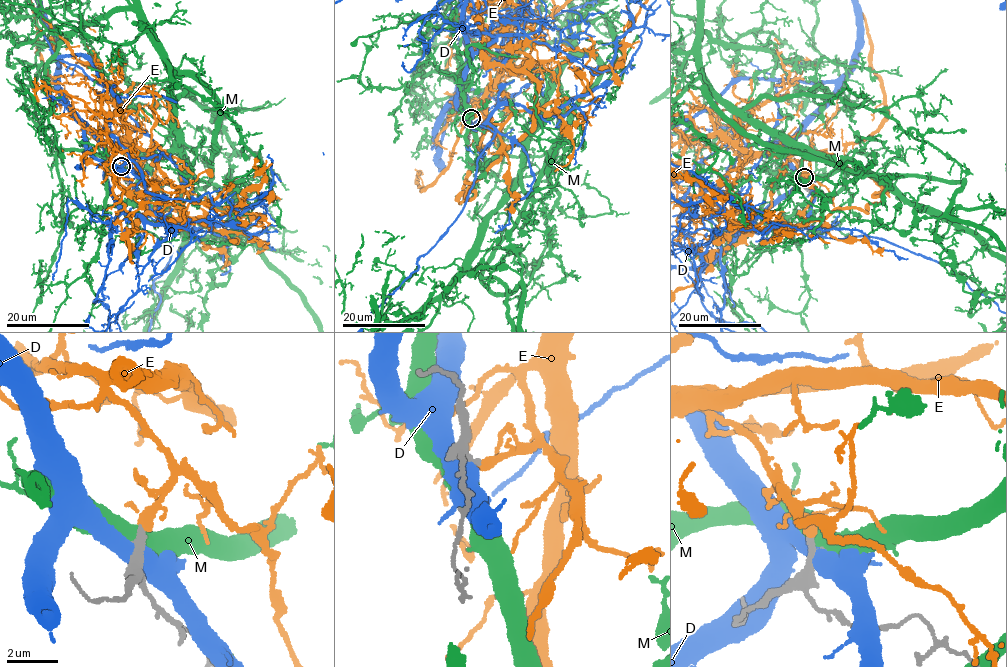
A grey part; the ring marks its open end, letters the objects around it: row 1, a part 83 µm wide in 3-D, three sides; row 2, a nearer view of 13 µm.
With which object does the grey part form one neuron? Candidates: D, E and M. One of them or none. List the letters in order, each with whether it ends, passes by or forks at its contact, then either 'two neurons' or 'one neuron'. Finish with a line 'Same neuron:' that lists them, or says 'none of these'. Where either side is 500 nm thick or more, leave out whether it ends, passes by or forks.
D: two neurons
E: it passes by | one neuron
M: two neurons
Same neuron: E

